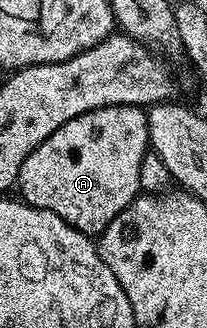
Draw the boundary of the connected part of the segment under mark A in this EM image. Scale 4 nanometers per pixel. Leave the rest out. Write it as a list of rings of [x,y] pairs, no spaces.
[[[108,105],[95,111],[87,111],[59,127],[55,132],[43,139],[27,159],[23,159],[23,167],[17,176],[16,188],[21,189],[20,200],[36,209],[51,211],[59,215],[71,227],[80,233],[100,235],[142,192],[140,187],[140,164],[145,153],[150,152],[149,128],[145,118],[146,110],[135,105]]]

